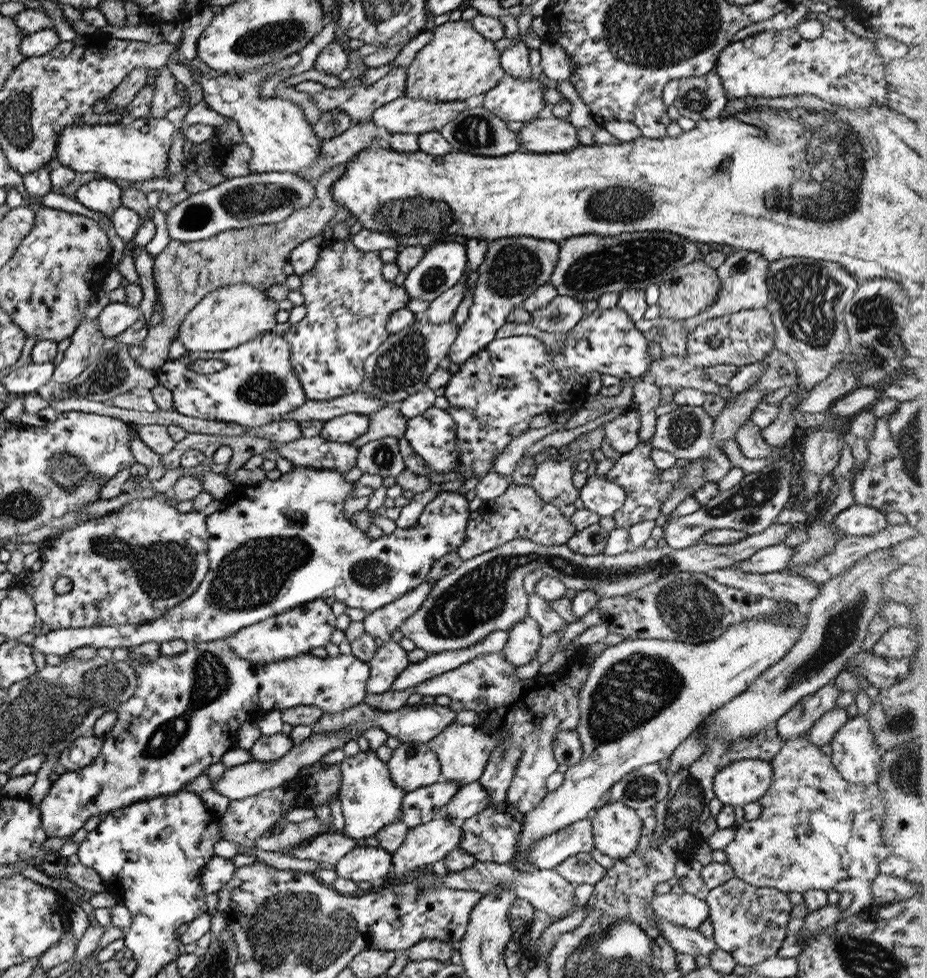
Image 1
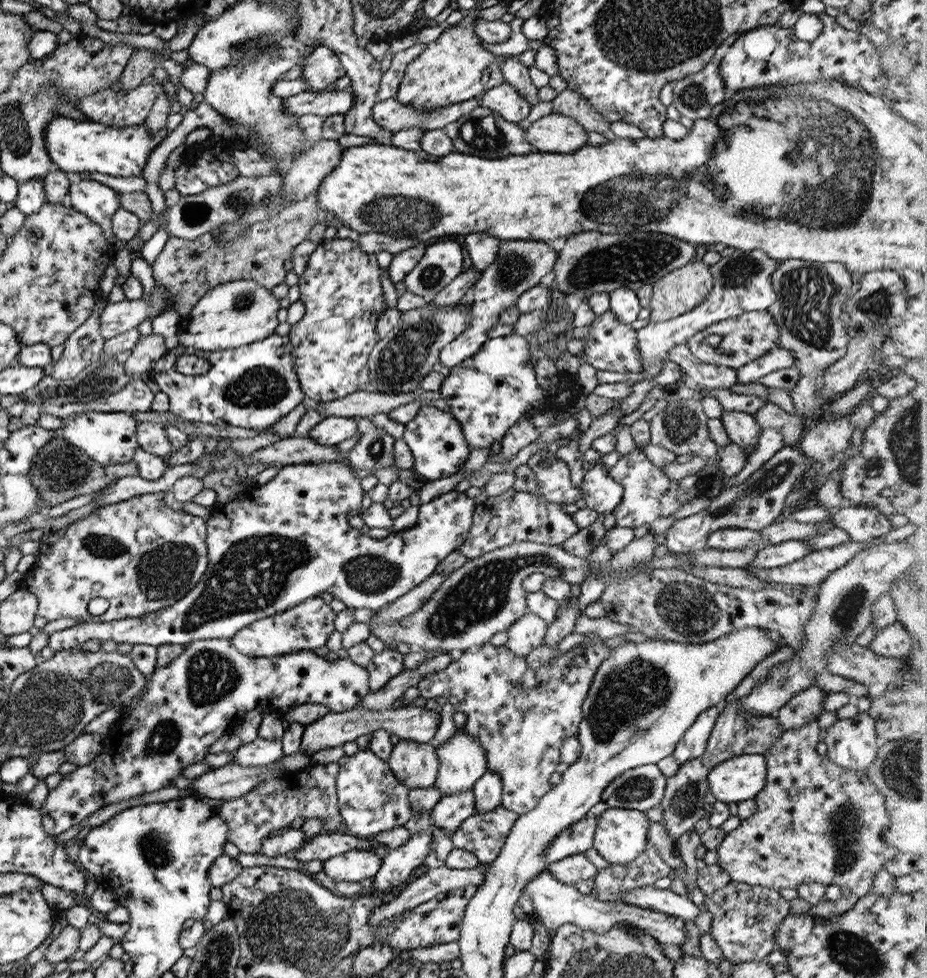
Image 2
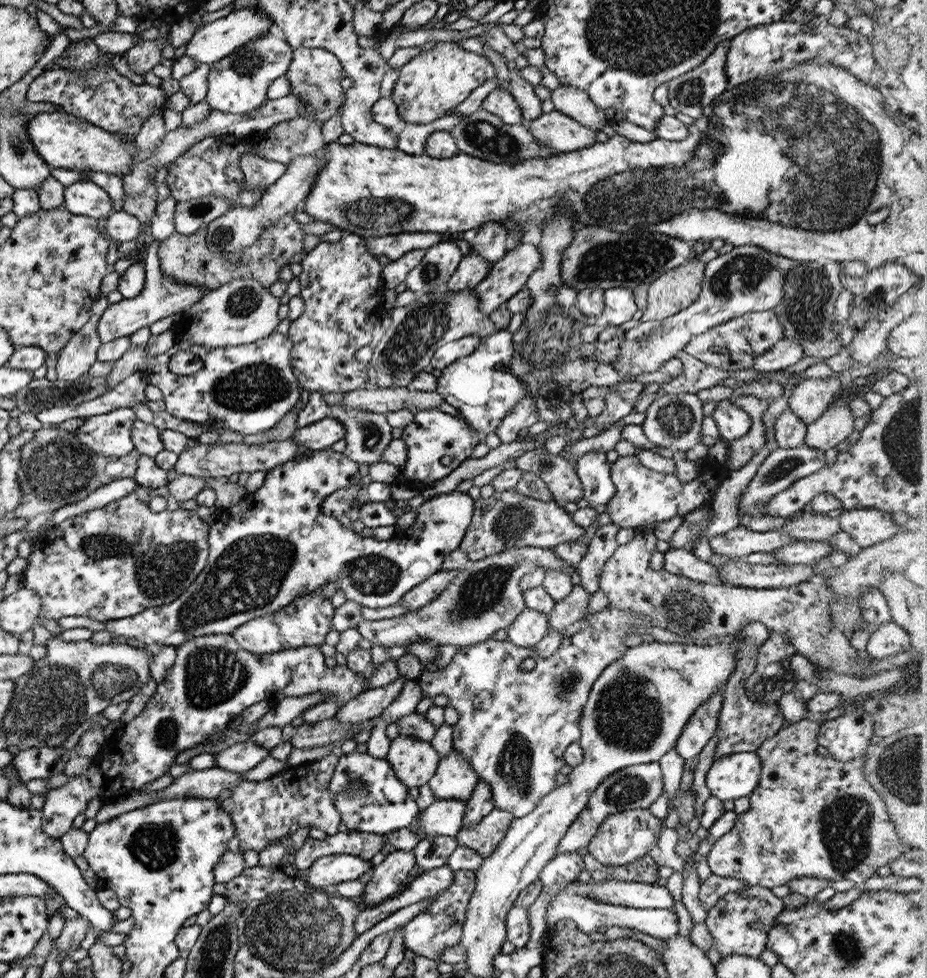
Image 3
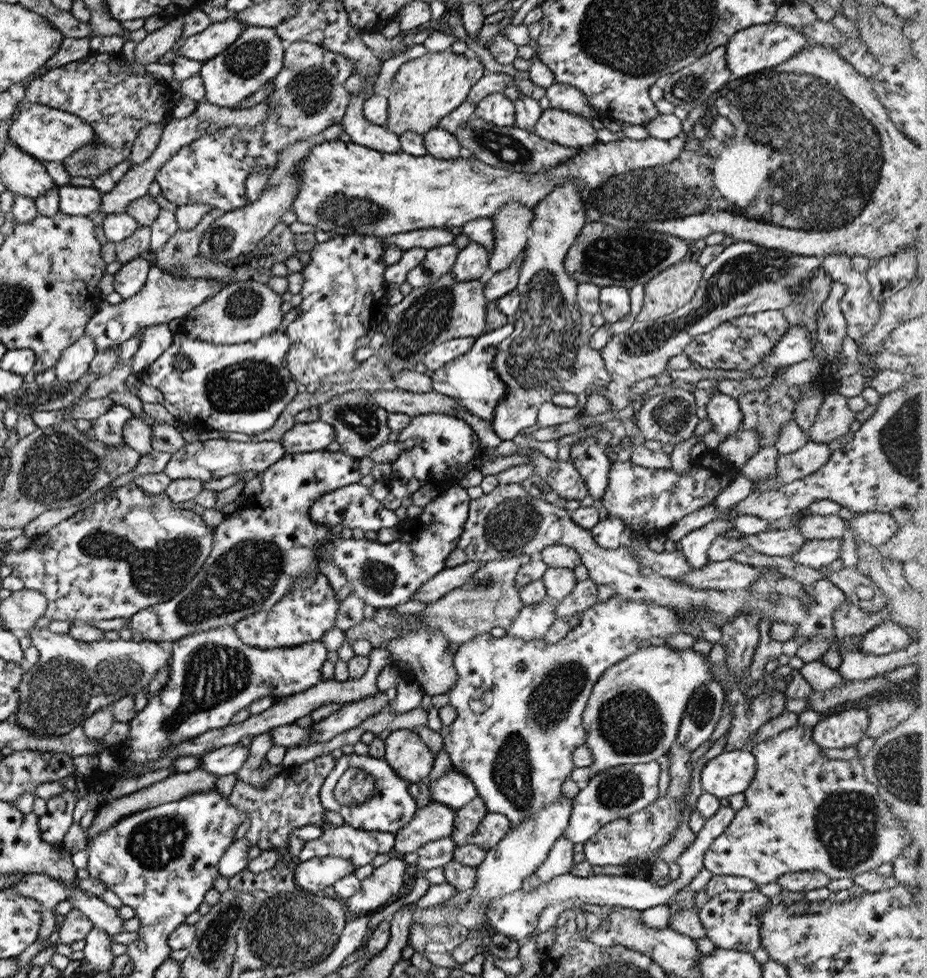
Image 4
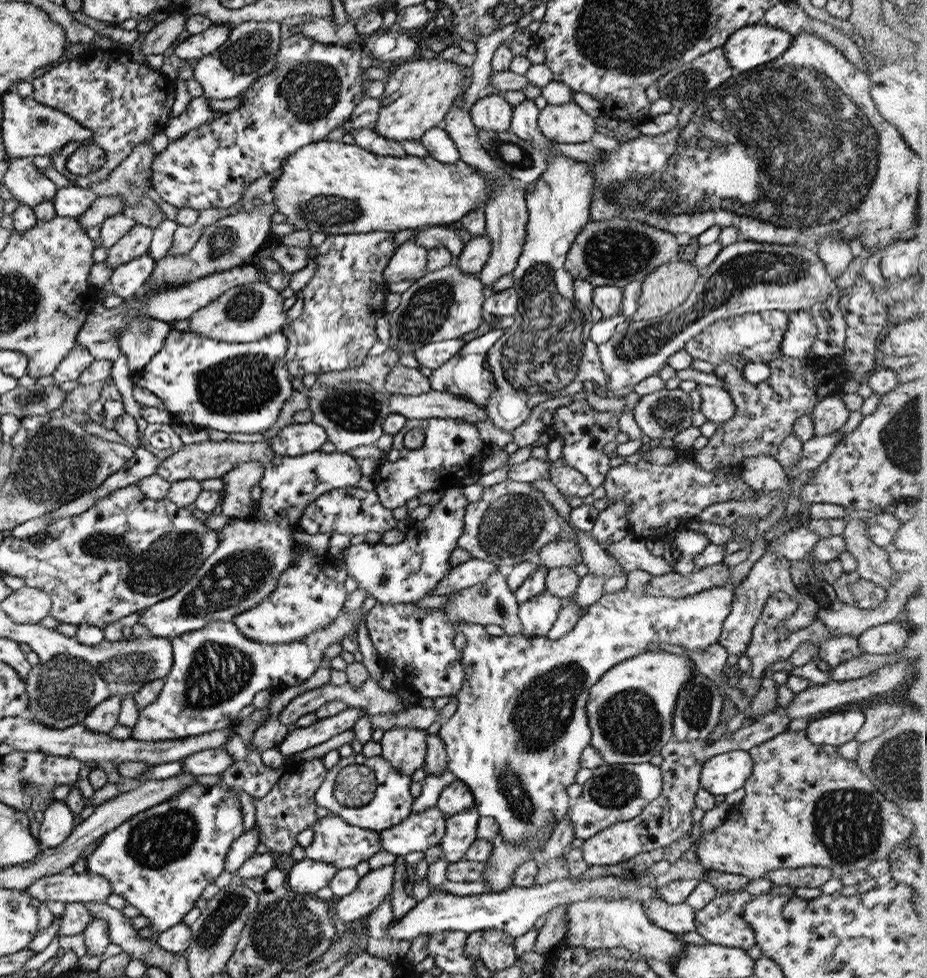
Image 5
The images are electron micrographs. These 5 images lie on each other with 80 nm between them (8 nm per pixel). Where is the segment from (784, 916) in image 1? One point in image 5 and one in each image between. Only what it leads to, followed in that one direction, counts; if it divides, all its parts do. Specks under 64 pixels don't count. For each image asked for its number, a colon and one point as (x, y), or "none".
2: (744, 919)
3: (738, 922)
4: (729, 918)
5: (720, 921)

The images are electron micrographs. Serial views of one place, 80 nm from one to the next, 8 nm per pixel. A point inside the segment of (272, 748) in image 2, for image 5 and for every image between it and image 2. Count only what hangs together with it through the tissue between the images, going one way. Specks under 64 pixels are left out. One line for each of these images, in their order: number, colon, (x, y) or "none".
3: (242, 756)
4: (229, 759)
5: (211, 761)

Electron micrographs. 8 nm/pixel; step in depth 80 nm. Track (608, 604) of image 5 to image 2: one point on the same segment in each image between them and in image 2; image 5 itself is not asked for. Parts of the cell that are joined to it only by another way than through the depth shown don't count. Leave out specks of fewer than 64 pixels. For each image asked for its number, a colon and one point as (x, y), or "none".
2: (519, 716)
3: (513, 727)
4: (515, 729)

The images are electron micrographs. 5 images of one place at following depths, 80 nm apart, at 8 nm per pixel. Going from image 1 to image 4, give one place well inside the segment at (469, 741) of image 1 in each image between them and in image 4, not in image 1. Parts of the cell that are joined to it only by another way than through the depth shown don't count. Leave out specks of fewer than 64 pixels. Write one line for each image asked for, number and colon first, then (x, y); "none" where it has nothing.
2: (461, 760)
3: (453, 779)
4: (452, 789)

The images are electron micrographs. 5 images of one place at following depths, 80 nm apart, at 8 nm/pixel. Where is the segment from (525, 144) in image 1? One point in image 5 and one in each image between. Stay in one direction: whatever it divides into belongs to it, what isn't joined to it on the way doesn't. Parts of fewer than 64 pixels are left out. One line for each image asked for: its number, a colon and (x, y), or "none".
2: (554, 133)
3: (559, 132)
4: (566, 128)
5: (567, 123)

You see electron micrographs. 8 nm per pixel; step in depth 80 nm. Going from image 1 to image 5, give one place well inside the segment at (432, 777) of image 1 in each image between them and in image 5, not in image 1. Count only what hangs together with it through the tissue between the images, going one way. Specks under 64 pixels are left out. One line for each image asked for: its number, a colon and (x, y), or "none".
2: (413, 764)
3: (413, 761)
4: (404, 752)
5: (403, 748)

